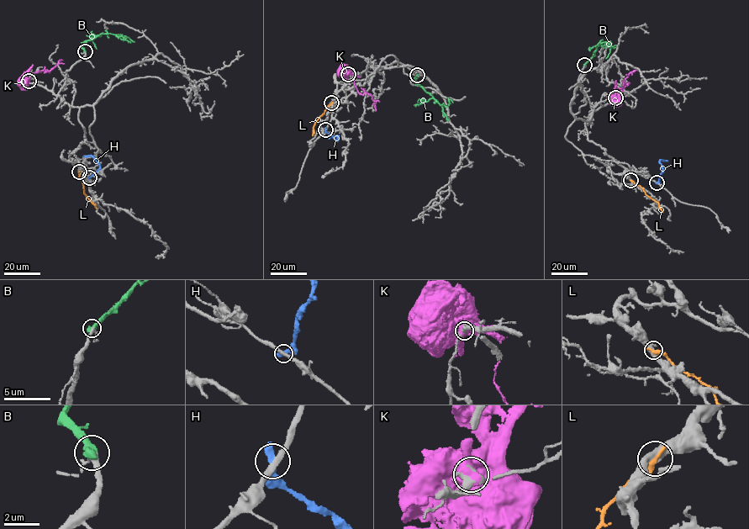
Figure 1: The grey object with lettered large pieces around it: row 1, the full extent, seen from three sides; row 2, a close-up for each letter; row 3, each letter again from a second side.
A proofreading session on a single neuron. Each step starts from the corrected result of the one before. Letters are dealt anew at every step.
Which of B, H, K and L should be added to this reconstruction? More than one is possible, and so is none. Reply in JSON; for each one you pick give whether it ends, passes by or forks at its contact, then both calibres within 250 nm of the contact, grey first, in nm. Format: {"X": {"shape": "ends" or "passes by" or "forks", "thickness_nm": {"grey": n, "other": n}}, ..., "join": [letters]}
{"B": {"shape": "ends", "thickness_nm": {"grey": 260, "other": 500}}, "join": ["B"]}

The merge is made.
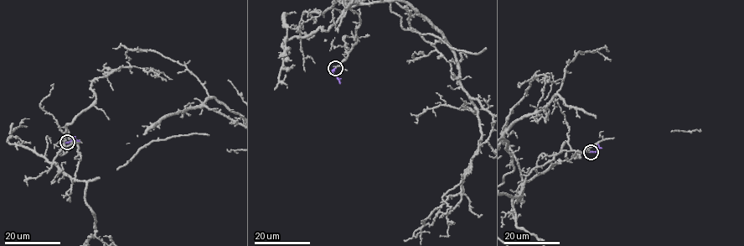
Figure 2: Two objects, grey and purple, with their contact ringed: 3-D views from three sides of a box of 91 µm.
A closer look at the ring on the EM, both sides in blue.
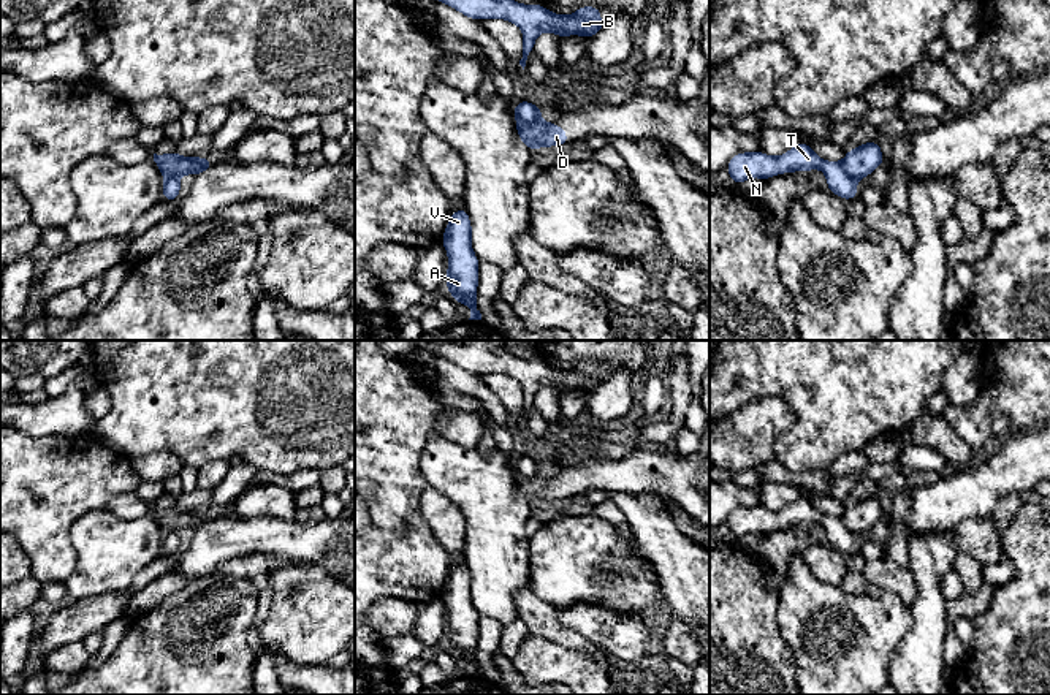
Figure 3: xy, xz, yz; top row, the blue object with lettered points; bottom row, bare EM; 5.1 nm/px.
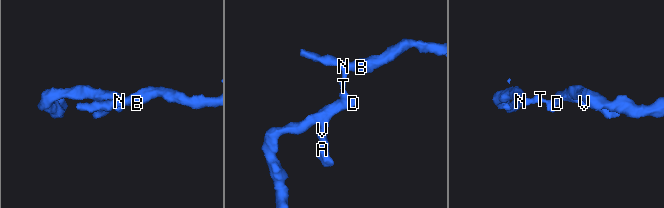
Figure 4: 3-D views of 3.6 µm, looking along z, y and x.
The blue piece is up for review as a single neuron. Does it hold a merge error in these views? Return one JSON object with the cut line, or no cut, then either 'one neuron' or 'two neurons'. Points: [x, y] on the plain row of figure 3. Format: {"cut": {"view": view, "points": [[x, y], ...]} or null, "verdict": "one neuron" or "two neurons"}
{"cut": {"view": "xz", "points": [[536, 474], [517, 477]]}, "verdict": "two neurons"}

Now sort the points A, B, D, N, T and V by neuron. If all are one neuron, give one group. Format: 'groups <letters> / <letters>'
groups A D V / B N T

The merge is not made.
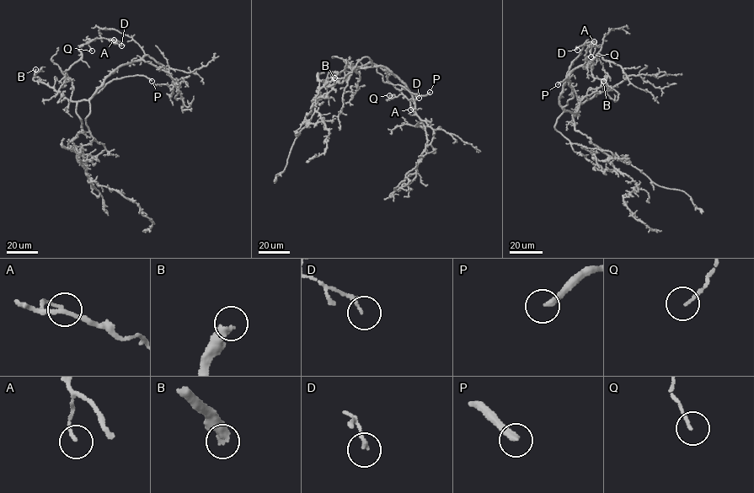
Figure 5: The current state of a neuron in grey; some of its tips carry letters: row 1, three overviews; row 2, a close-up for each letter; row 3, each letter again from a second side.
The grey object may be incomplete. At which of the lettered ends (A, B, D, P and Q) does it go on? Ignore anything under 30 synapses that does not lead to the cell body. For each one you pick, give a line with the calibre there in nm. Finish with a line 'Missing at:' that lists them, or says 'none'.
B: 340 nm
P: 280 nm
Missing at: B, P

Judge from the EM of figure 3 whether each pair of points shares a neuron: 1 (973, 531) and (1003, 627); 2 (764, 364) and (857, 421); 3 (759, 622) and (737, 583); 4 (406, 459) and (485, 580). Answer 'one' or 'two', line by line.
1: two
2: one
3: one
4: two

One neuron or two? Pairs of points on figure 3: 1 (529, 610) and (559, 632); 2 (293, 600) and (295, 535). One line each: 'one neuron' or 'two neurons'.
1: one neuron
2: two neurons

